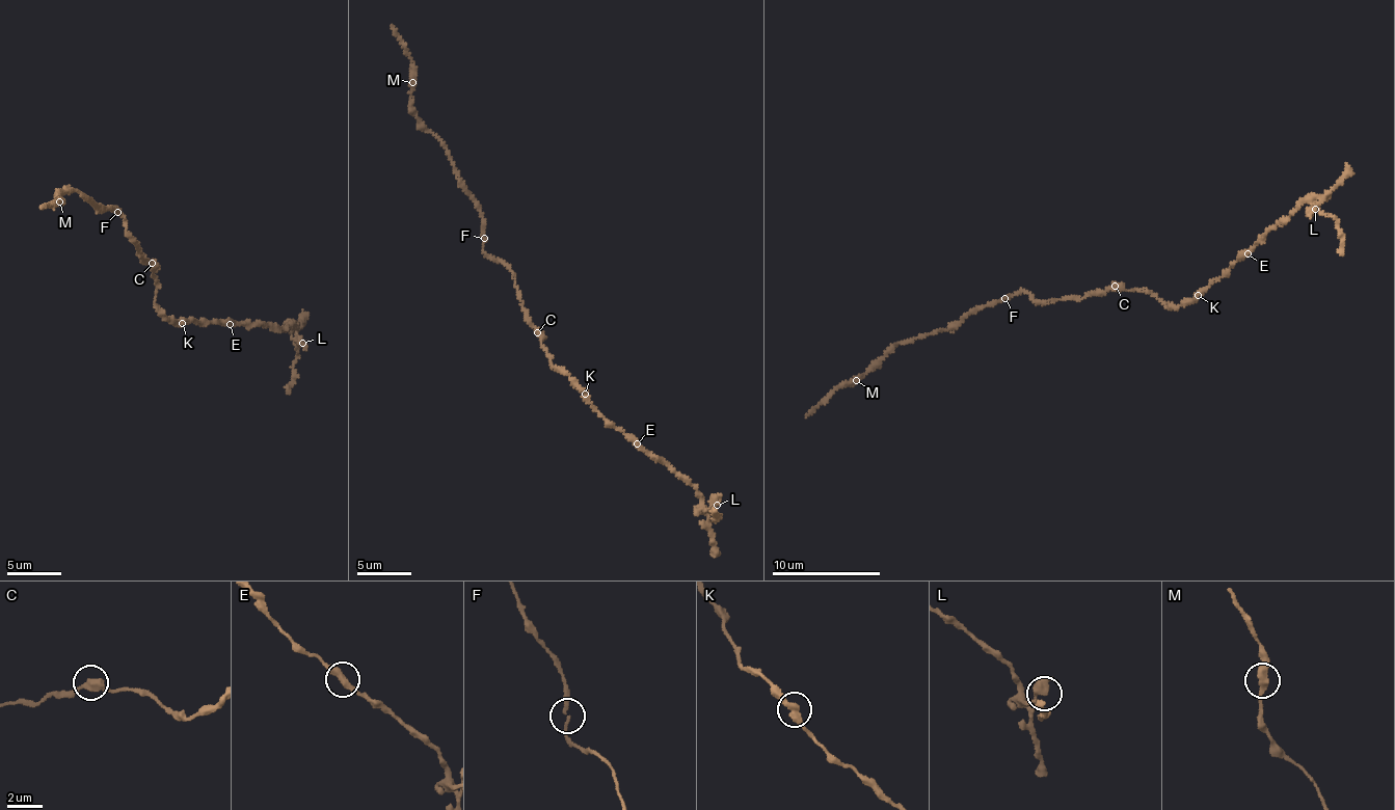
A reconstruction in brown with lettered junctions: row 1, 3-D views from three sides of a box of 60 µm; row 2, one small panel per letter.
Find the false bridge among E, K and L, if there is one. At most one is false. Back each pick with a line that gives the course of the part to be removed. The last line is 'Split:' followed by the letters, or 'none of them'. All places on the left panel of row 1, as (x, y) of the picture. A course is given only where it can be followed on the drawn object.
Split: none of them

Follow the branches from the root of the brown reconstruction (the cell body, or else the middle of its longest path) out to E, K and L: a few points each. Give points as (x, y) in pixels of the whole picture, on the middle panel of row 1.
E: (531, 322), (541, 338), (541, 347), (547, 351), (552, 367), (567, 372), (606, 421), (621, 428), (637, 443)
K: (531, 322), (541, 338), (541, 347), (547, 351), (552, 367), (567, 372), (585, 393)
L: (531, 322), (552, 367), (567, 372), (583, 388), (606, 421), (685, 476), (701, 500), (701, 508), (717, 505)

